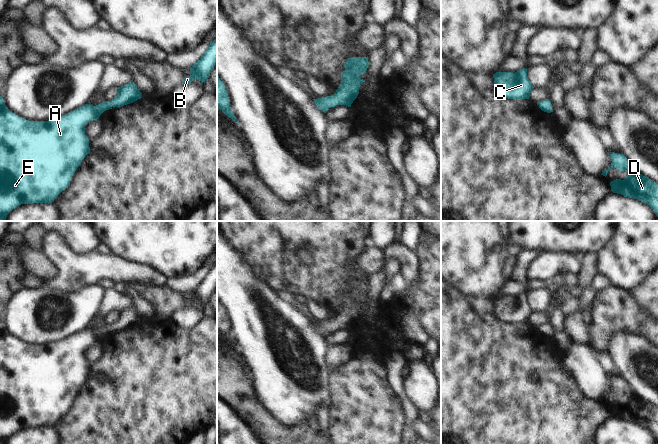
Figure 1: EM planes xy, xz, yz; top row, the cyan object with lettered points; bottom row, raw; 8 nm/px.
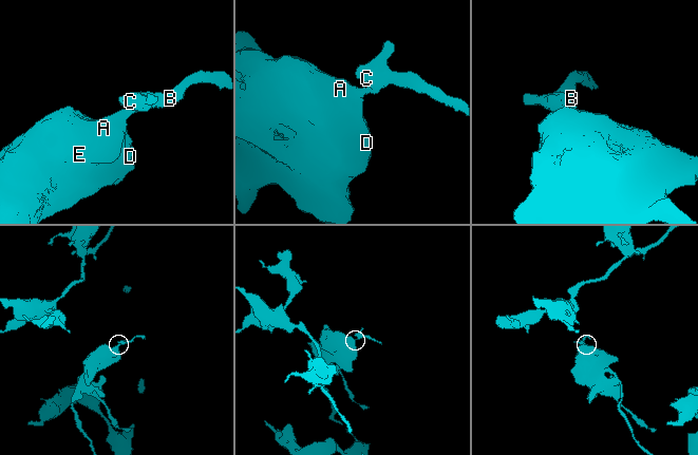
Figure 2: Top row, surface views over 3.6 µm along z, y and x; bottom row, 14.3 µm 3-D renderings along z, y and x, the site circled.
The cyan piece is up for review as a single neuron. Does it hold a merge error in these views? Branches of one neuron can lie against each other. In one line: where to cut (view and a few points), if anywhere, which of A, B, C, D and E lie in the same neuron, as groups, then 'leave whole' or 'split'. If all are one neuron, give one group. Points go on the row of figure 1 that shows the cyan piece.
cut none; groups A B C D E; leave whole

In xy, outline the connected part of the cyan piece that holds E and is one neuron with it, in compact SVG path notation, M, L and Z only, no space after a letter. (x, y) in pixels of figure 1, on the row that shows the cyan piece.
M134 82L118 87L118 95L110 102L93 106L85 104L61 117L48 121L29 121L10 111L0 96L0 221L21 204L52 203L64 191L82 160L90 153L89 139L85 135L88 122L99 119L100 115L113 107L122 107L142 98Z

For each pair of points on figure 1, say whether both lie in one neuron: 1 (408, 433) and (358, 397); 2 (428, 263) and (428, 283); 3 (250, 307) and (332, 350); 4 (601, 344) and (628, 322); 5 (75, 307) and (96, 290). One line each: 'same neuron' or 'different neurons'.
1: different neurons
2: same neuron
3: different neurons
4: same neuron
5: same neuron

